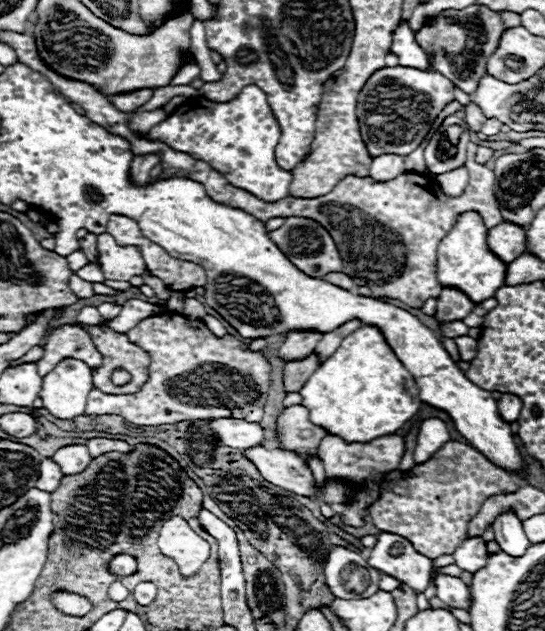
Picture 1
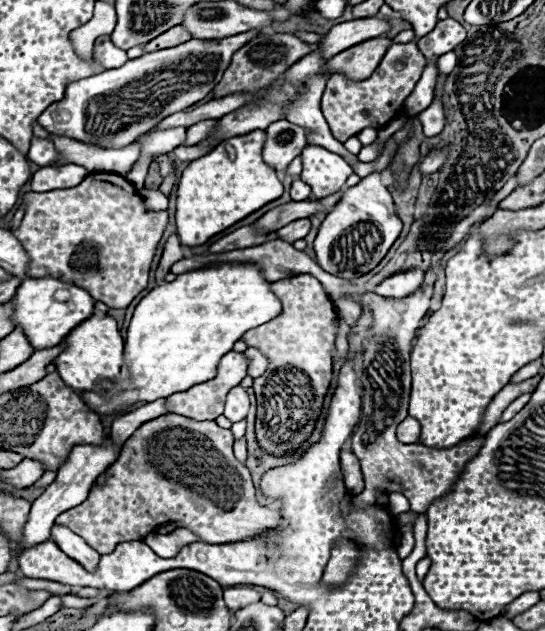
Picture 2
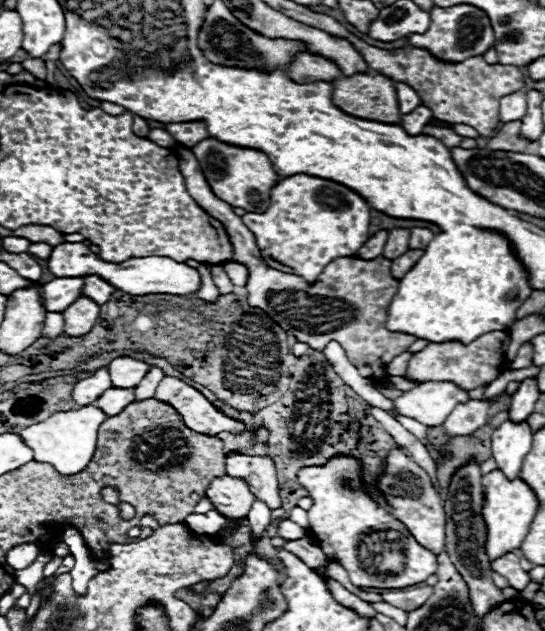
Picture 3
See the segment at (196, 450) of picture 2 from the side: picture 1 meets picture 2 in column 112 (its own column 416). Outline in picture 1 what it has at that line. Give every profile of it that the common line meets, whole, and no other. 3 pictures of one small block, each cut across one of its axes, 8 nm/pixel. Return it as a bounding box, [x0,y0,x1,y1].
[368,440,520,560]

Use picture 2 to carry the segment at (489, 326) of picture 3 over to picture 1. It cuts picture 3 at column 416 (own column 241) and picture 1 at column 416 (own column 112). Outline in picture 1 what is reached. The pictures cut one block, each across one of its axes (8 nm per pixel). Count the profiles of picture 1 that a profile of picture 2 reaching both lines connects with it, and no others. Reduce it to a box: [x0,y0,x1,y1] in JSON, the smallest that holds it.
[302,326,420,442]

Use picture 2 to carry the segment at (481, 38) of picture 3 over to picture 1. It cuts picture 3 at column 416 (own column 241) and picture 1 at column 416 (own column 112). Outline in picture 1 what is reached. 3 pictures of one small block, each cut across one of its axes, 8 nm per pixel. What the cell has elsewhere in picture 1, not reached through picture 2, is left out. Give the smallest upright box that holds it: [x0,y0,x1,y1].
[356,66,454,156]

